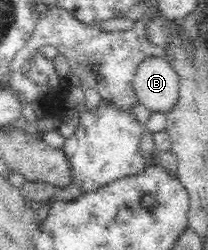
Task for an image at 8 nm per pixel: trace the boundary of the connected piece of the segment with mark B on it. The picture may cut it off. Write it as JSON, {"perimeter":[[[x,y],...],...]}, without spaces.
{"perimeter":[[[166,56],[145,59],[132,81],[138,101],[151,113],[169,114],[179,100],[179,78]]]}

